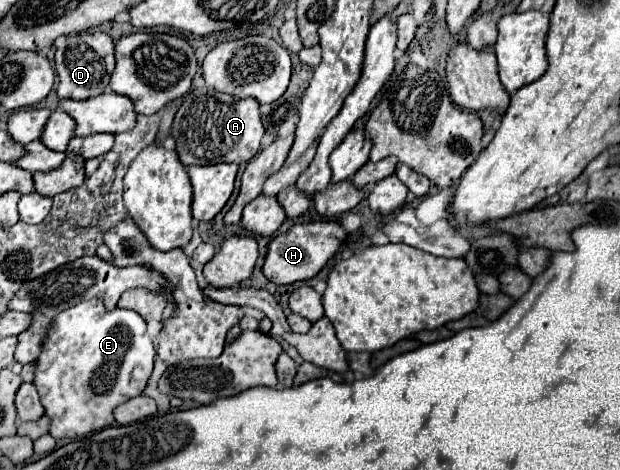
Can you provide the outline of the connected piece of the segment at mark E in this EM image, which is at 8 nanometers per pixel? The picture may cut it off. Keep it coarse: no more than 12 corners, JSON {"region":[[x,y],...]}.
{"region":[[132,310],[56,316],[34,386],[54,438],[116,426],[156,348]]}

